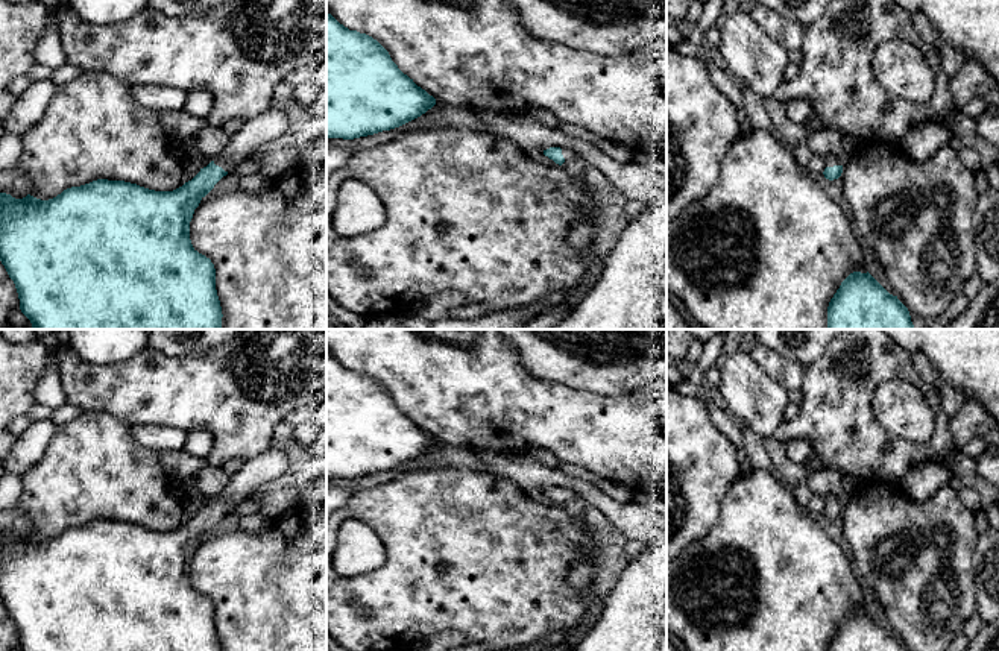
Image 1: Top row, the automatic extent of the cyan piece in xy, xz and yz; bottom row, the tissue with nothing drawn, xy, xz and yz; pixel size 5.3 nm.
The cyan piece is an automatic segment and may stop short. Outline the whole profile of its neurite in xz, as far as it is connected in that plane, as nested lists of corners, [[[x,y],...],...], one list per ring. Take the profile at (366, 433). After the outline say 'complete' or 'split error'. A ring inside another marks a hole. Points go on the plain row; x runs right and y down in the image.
[[[326,352],[326,478],[354,480],[390,470],[434,445],[436,439],[404,414],[377,379],[349,370]]]; complete

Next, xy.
[[[273,445],[243,461],[225,492],[173,531],[97,519],[49,540],[0,533],[0,601],[15,624],[20,649],[222,651],[214,604],[193,587],[190,561],[214,525],[261,486],[281,478],[288,463]]]; split error

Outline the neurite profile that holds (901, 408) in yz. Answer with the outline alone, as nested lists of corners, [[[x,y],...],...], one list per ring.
[[[905,379],[881,384],[871,408],[879,423],[894,436],[914,443],[926,443],[935,429],[935,416],[922,392]]]

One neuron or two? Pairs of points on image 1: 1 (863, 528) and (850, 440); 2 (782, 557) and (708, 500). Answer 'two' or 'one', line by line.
1: two
2: two

